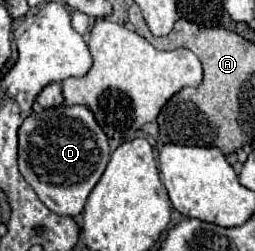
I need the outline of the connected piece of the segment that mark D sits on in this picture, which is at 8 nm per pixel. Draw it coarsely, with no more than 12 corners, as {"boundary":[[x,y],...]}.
{"boundary":[[80,104],[18,128],[18,166],[56,214],[78,216],[110,160]]}

